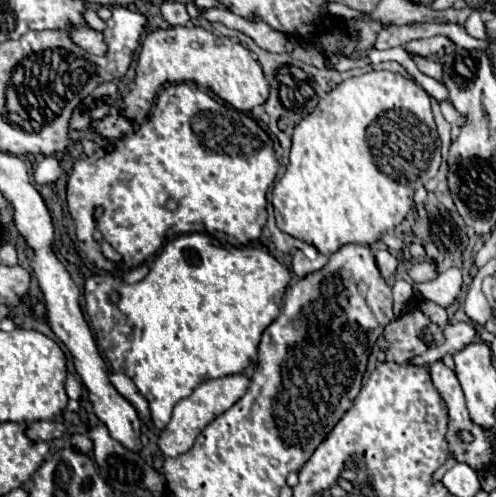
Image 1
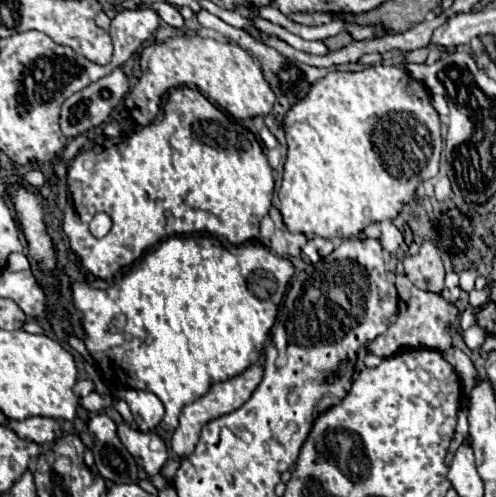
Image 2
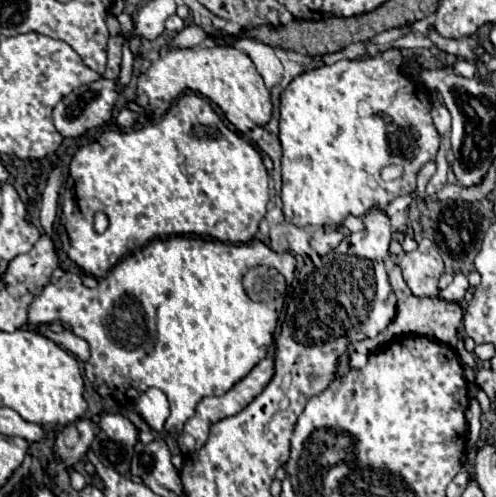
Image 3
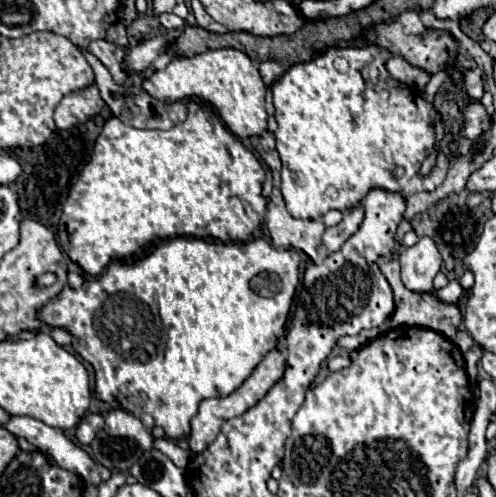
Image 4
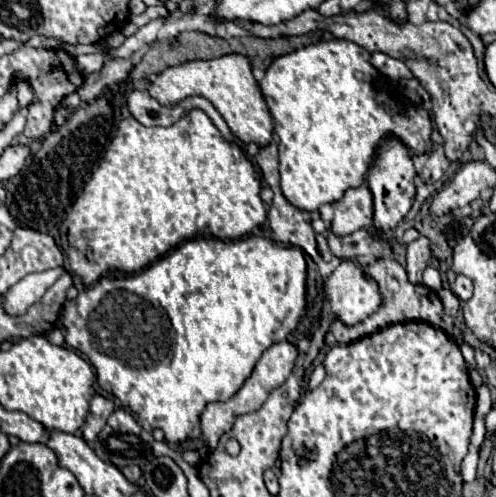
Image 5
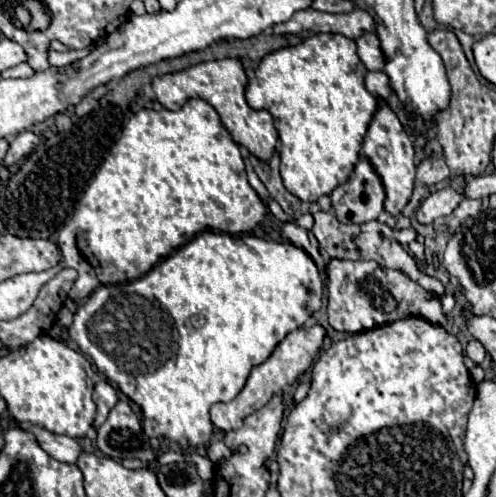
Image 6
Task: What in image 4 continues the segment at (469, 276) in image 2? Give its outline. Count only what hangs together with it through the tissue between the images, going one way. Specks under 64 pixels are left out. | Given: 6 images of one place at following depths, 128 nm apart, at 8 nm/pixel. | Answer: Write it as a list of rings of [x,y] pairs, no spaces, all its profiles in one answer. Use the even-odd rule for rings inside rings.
[[[454,278],[454,280],[450,280],[446,288],[442,288],[442,290],[438,290],[438,292],[436,292],[436,296],[438,296],[442,302],[452,302],[452,304],[456,304],[456,302],[460,300],[460,296],[462,296],[460,280],[456,280],[456,278]]]

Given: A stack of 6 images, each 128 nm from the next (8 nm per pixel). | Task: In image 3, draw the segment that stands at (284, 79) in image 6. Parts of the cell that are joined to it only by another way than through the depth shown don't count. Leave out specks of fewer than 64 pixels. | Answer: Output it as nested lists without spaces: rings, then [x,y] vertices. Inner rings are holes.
[[[388,50],[380,56],[374,58],[366,58],[366,60],[340,60],[336,64],[330,66],[322,66],[316,70],[310,70],[302,76],[298,76],[296,80],[292,80],[292,84],[288,84],[288,88],[284,90],[282,102],[280,102],[280,142],[282,142],[282,210],[288,222],[292,222],[298,228],[304,226],[334,226],[340,228],[340,224],[346,220],[346,216],[366,216],[372,208],[378,208],[380,212],[386,210],[386,206],[396,198],[396,196],[406,196],[412,194],[416,188],[416,174],[418,170],[428,162],[428,160],[436,160],[436,152],[440,146],[440,134],[432,122],[432,114],[430,114],[430,96],[426,90],[422,90],[420,86],[416,86],[416,82],[412,82],[408,76],[402,74],[402,54],[400,50]],[[400,164],[402,166],[402,174],[394,180],[382,180],[382,170],[388,166]]]

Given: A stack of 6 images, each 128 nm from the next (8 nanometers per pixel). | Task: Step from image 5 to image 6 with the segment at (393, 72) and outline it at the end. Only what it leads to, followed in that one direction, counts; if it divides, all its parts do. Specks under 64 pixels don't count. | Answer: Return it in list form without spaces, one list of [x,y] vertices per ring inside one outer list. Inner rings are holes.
[[[360,38],[360,40],[356,40],[356,44],[358,44],[358,56],[368,70],[382,70],[384,68],[388,58],[382,52],[378,38]]]

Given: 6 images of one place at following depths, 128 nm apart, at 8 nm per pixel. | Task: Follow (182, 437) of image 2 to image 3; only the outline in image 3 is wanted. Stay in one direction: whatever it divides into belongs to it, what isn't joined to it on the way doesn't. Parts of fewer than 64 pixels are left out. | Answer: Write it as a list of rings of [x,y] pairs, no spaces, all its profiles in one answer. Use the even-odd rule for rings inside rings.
[[[272,356],[260,360],[250,374],[246,374],[240,382],[236,382],[226,394],[222,396],[208,396],[202,398],[196,406],[196,412],[188,422],[184,424],[184,434],[194,436],[196,450],[208,440],[208,430],[214,422],[238,414],[242,408],[246,408],[270,382],[274,372],[274,360]]]

